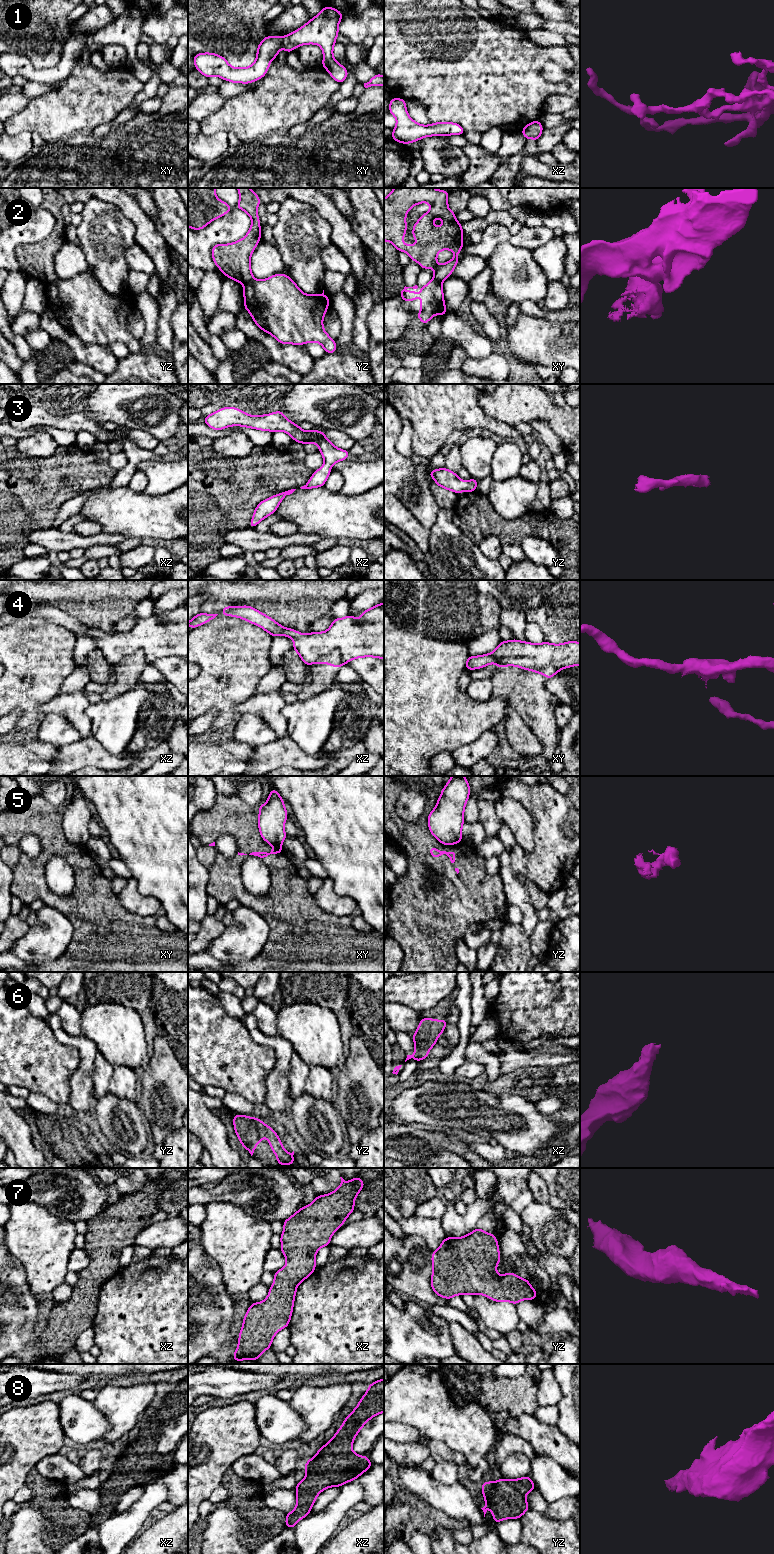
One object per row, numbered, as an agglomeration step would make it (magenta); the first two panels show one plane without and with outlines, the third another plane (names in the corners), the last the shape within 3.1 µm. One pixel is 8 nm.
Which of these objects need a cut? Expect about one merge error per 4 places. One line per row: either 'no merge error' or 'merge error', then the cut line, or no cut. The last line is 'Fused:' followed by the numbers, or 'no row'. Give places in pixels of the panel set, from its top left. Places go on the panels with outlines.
1: no merge error; no cut
2: merge error; cut in yz along (253, 278), (244, 284)
3: no merge error; no cut
4: no merge error; no cut
5: merge error; cut in xy along (273, 844), (280, 846)
6: no merge error; no cut
7: no merge error; no cut
8: no merge error; no cut
Fused: 2, 5

